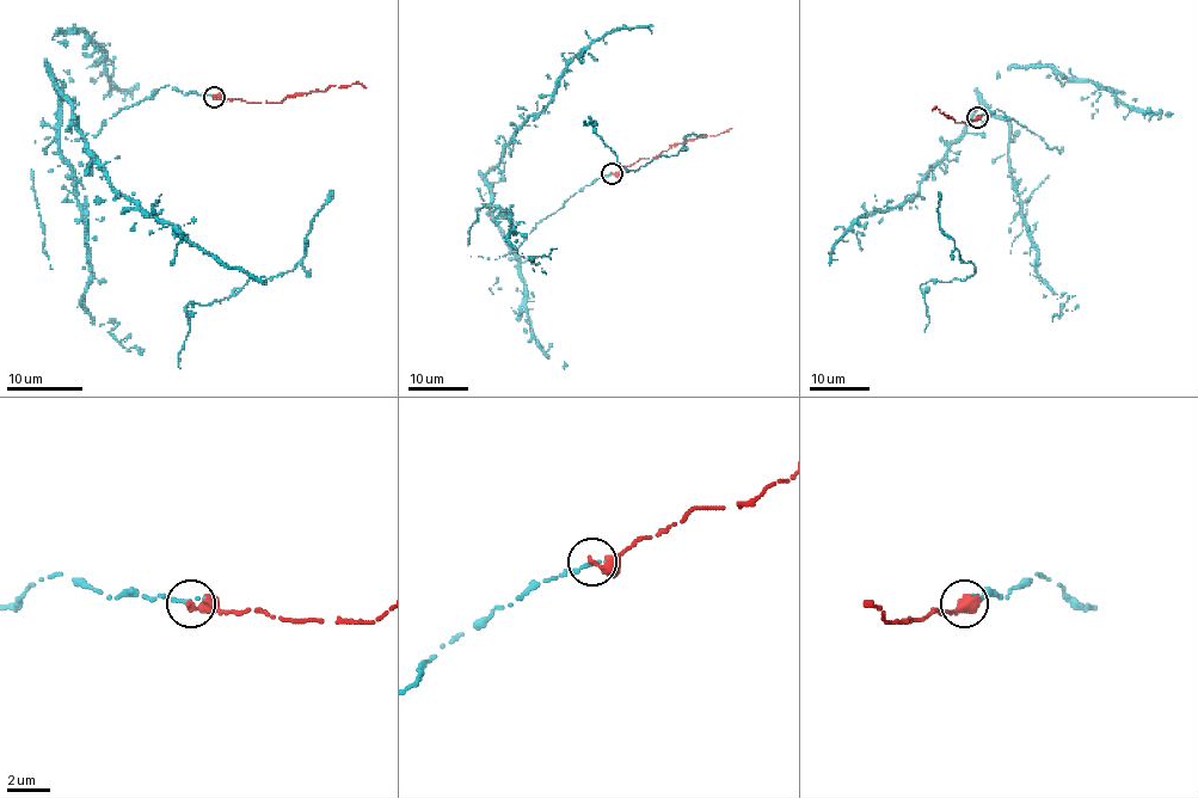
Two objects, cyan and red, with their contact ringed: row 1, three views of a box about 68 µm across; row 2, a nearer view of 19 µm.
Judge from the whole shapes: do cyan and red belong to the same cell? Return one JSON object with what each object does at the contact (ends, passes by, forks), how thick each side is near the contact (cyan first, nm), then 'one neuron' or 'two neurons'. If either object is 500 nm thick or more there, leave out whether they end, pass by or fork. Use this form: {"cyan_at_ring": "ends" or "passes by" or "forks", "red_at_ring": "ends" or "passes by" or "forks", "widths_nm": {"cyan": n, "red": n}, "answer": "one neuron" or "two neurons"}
{"cyan_at_ring": "ends", "red_at_ring": "ends", "widths_nm": {"cyan": 200, "red": 320}, "answer": "one neuron"}

